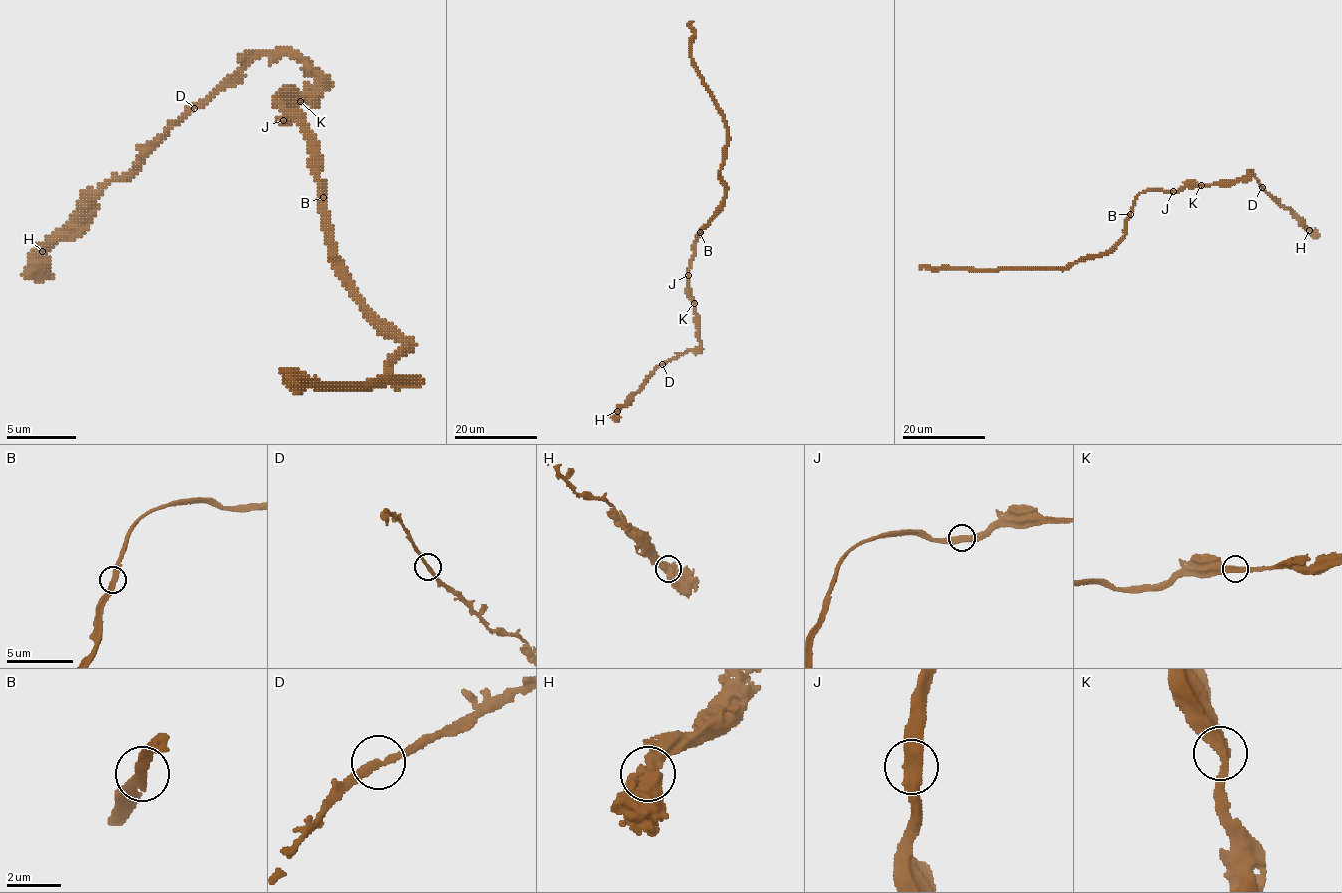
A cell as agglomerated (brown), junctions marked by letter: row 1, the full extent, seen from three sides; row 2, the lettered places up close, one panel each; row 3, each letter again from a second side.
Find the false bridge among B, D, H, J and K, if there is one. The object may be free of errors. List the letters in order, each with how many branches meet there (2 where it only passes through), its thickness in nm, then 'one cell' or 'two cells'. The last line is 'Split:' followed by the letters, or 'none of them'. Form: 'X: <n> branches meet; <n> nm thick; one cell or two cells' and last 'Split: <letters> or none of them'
B: 2 branches meet; 360 nm thick; one cell
D: 2 branches meet; 280 nm thick; one cell
H: 2 branches meet; 650 nm thick; one cell
J: 2 branches meet; 440 nm thick; one cell
K: 2 branches meet; 400 nm thick; one cell
Split: none of them

